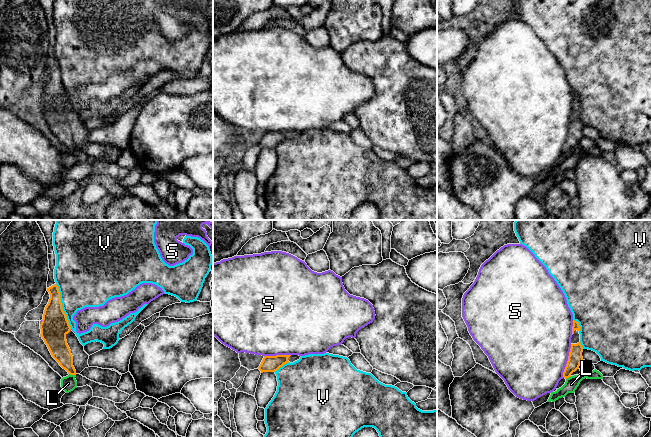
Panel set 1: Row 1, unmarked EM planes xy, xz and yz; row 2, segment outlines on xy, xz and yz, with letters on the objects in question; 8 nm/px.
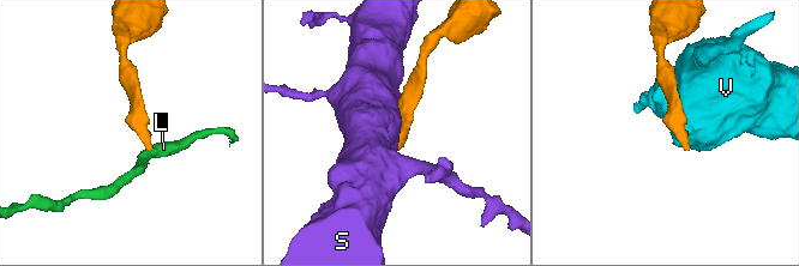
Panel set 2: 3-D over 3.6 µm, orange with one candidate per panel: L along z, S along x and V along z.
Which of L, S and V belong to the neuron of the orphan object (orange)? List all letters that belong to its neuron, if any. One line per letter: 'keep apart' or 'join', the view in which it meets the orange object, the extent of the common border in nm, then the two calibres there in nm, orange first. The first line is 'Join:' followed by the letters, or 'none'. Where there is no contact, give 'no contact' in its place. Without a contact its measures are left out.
Join: none
L: keep apart | xy | 60 nm | 160/120 nm
S: keep apart | yz | 280 nm | 110/500 nm
V: keep apart | xy | 380 nm | 220/380 nm

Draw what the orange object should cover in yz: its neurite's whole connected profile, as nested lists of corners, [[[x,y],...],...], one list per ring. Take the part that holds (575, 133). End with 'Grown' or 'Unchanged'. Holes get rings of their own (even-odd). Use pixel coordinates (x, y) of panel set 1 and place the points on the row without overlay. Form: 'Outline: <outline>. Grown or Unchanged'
Outline: [[[573,96],[571,124],[568,132],[568,137],[563,148],[563,153],[565,155],[571,153],[571,150],[579,144],[580,139],[583,137],[583,123],[580,119],[579,107],[579,99]]]. Grown

